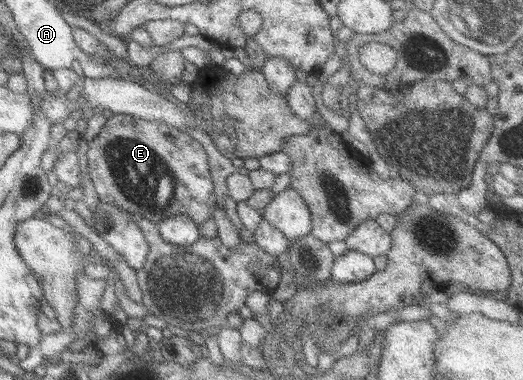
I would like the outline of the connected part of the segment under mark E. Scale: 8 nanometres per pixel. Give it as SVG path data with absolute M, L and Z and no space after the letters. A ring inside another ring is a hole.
M123 114L106 118L99 132L89 141L86 151L86 172L100 202L110 202L117 208L139 215L152 223L172 216L187 216L195 224L205 222L215 208L213 183L208 171L204 148L187 132L166 125L164 122L141 120Z

